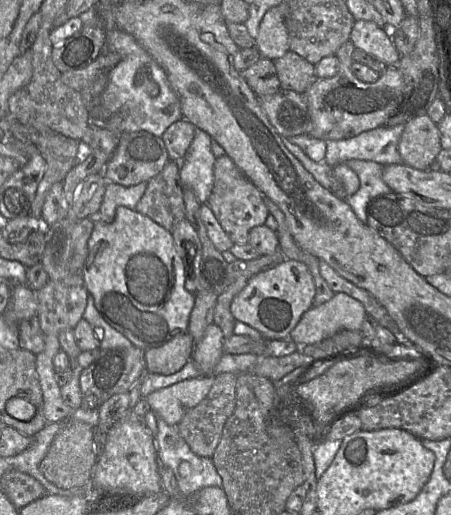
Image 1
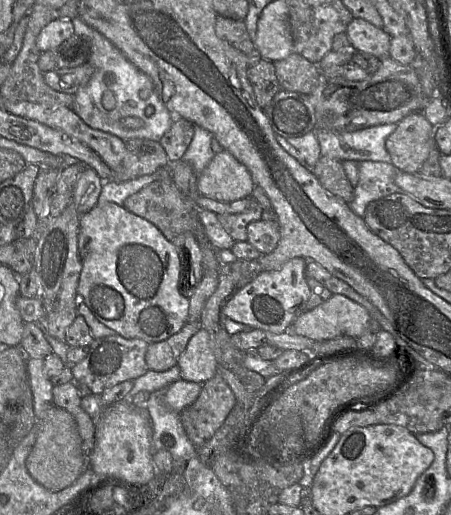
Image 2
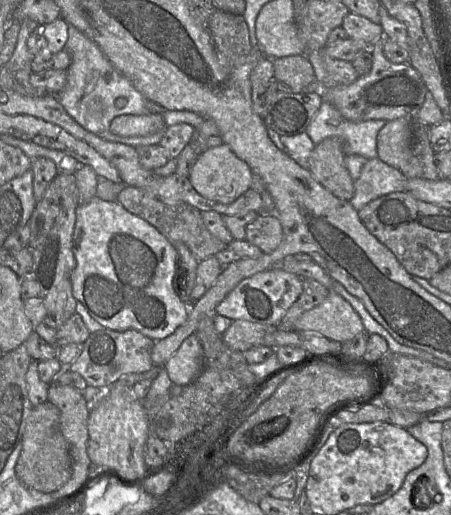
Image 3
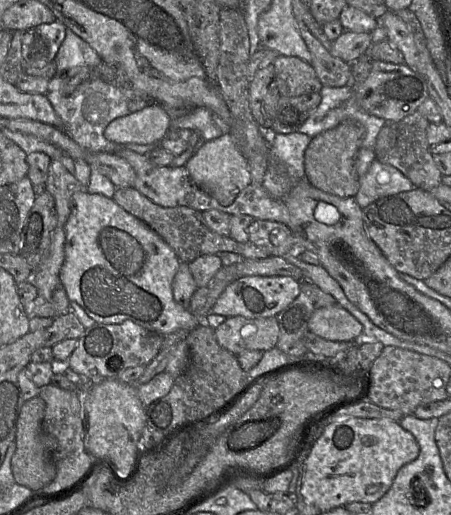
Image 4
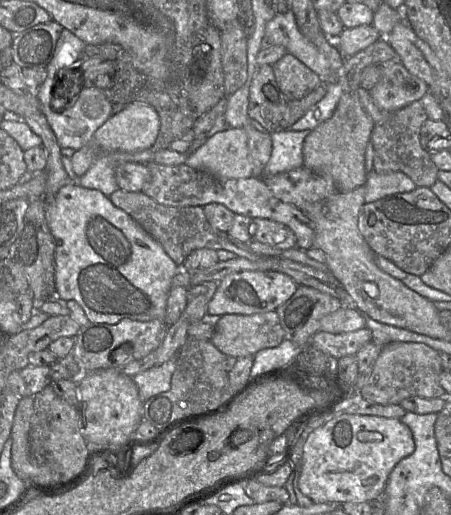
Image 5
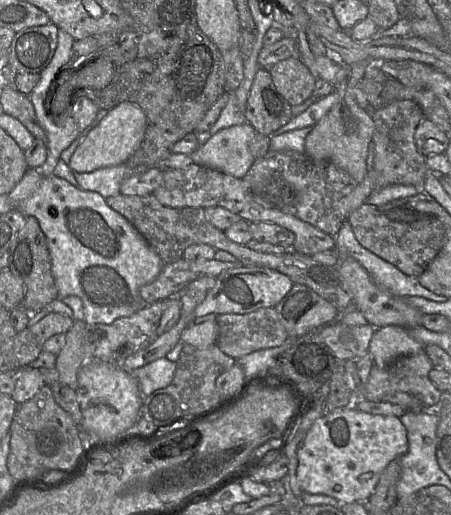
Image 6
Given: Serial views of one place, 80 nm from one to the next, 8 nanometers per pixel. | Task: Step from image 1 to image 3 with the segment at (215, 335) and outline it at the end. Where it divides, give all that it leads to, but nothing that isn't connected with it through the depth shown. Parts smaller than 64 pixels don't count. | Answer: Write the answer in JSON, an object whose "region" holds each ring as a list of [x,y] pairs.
{"region":[[[195,333],[188,336],[167,361],[164,368],[174,385],[193,382],[204,367],[203,348]]]}

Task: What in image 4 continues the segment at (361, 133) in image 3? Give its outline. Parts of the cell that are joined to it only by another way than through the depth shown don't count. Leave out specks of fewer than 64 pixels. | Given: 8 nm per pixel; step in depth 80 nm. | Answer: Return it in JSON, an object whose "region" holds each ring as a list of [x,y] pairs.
{"region":[[[347,85],[343,87],[323,86],[320,93],[321,102],[319,106],[301,125],[298,133],[303,133],[313,138],[324,131],[335,128],[345,120],[354,120],[361,123],[365,128],[365,135],[361,144],[361,148],[359,149],[356,156],[355,170],[358,177],[363,177],[367,173],[371,163],[376,159],[374,150],[377,136],[381,129],[387,124],[387,121],[377,116],[368,114],[359,107],[353,85]]]}

